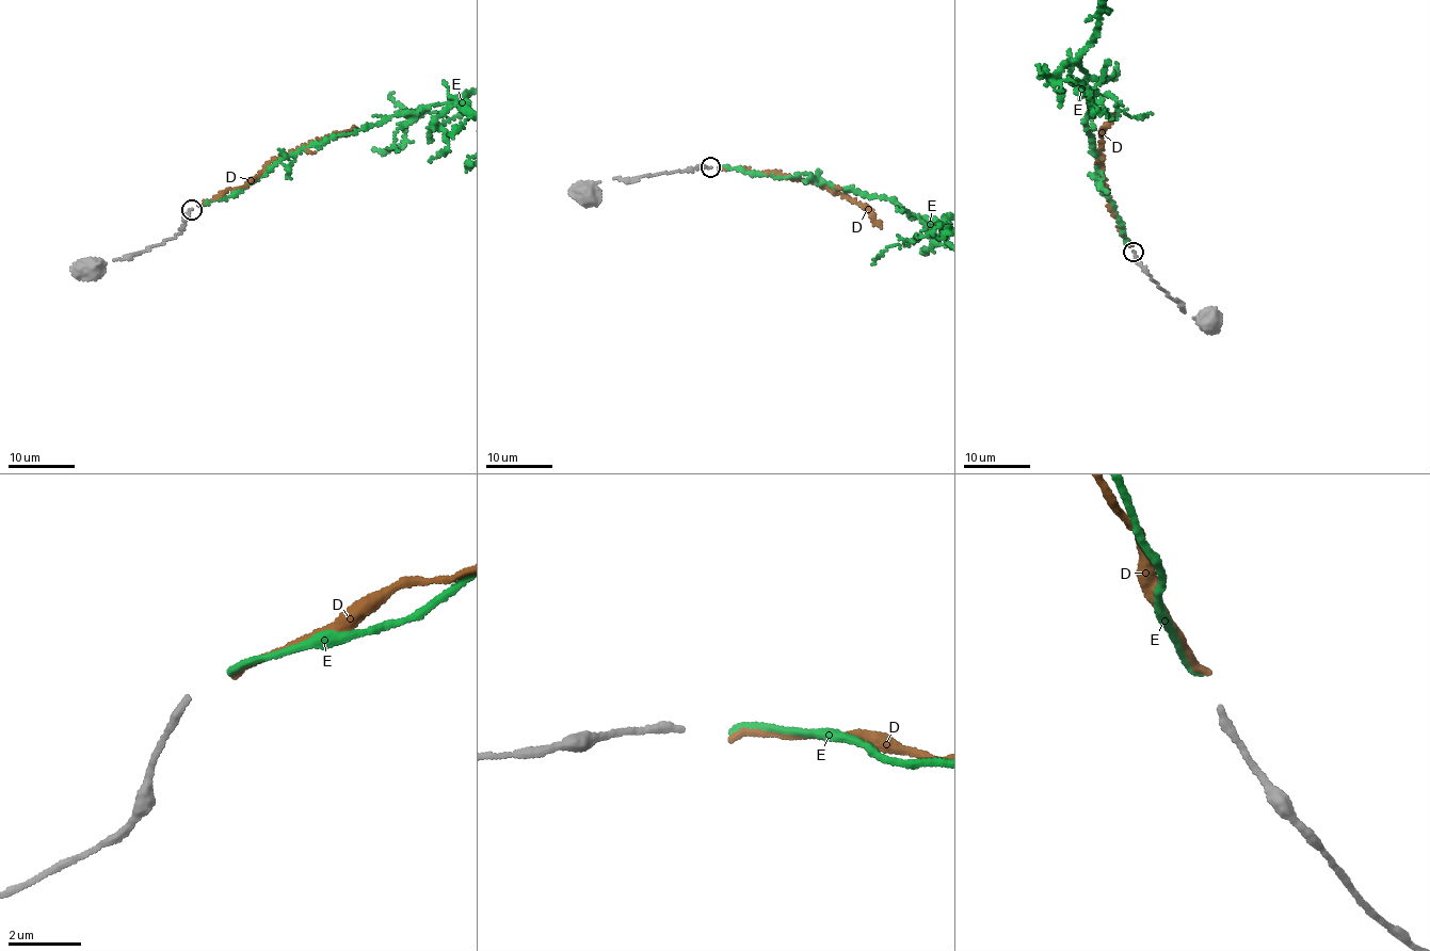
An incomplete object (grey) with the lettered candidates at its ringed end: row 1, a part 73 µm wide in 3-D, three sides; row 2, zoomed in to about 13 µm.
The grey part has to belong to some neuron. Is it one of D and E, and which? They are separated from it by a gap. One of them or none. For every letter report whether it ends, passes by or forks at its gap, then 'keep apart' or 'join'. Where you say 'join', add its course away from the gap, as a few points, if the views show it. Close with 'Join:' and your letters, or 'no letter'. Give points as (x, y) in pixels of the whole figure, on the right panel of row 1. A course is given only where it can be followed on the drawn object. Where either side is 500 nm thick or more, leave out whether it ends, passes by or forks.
D: it ends there; keep apart
E: it ends there; join
Join: E

